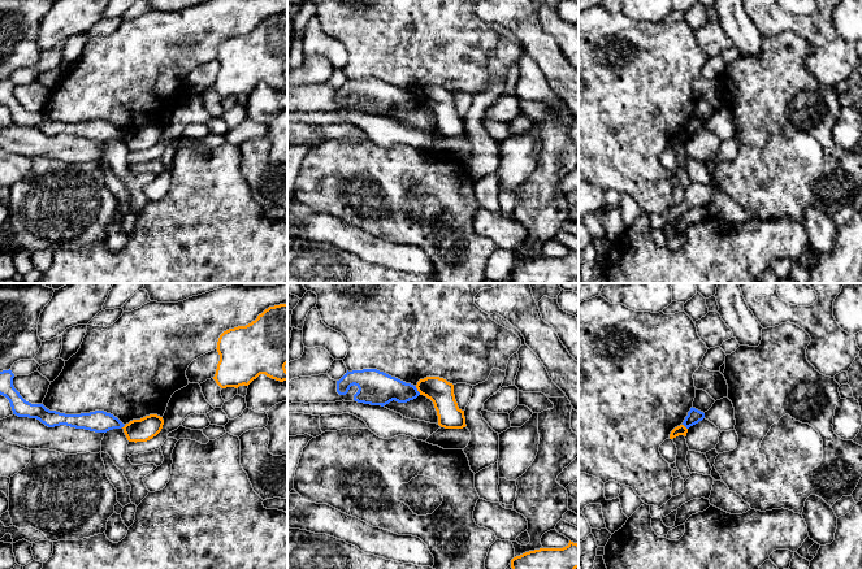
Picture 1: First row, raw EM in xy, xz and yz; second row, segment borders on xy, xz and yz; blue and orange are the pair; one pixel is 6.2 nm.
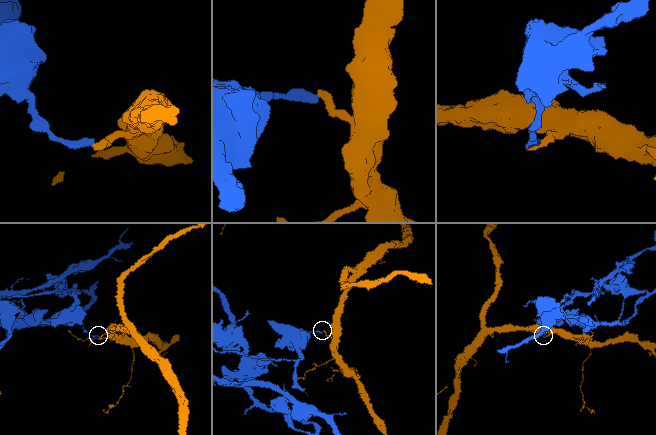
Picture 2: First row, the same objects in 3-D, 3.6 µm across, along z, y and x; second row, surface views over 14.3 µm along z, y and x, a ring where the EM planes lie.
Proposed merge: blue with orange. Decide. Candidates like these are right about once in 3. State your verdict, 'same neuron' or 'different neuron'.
different neuron

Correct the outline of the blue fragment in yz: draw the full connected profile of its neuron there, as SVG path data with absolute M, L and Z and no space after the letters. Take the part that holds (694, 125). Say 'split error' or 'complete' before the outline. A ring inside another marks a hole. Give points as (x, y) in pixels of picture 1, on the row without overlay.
complete | M692 116L690 120L688 121L688 125L685 126L683 134L686 138L689 138L690 135L698 133L703 127L705 127L705 122Z

